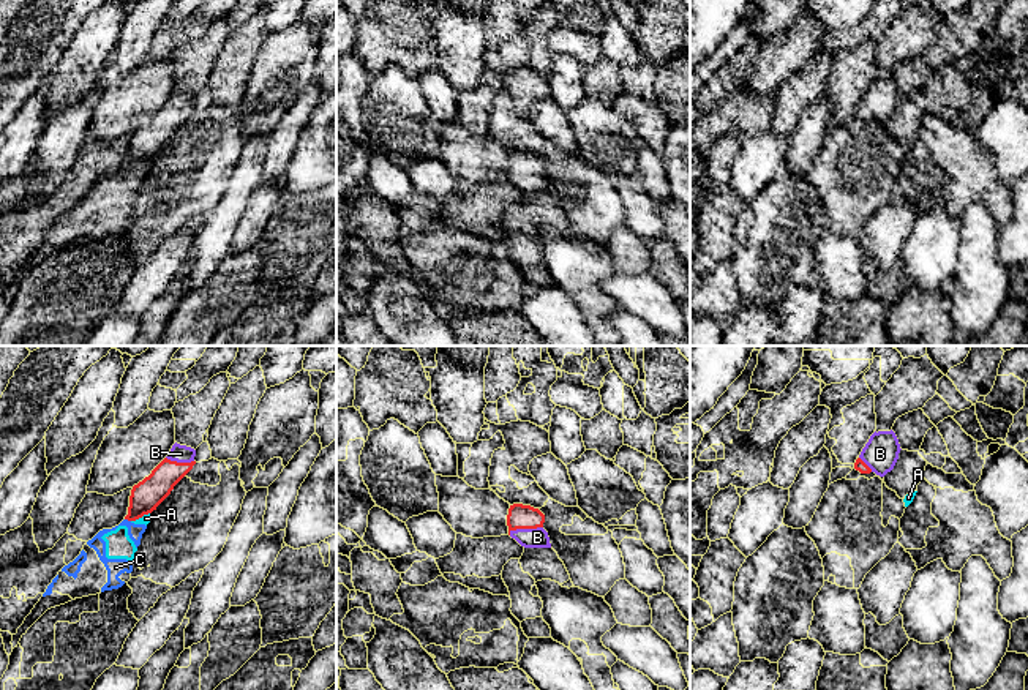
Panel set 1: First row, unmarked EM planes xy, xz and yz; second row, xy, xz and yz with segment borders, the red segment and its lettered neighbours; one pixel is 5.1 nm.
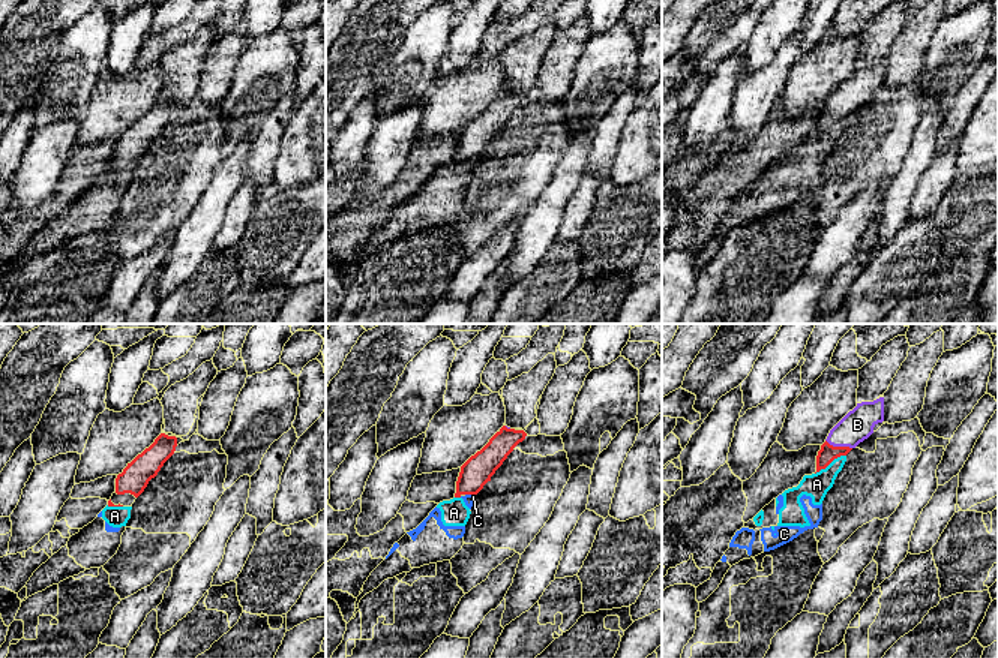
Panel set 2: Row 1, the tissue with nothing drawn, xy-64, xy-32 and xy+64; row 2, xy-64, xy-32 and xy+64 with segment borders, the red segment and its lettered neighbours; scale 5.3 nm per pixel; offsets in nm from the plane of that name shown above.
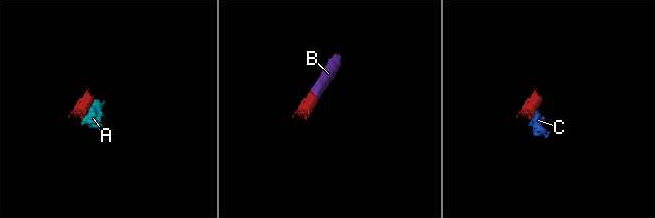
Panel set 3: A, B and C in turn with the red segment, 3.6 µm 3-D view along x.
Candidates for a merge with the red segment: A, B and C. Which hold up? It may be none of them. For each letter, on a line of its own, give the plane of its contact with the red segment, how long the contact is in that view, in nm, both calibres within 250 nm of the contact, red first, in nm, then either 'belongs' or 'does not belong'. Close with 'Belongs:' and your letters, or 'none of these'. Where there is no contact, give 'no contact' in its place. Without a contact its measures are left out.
A: contact in xy; length 110 nm; calibres 160 and 50 nm; does not belong
B: contact in xz; length 180 nm; calibres 130 and 100 nm; belongs
C: contact in xy; length 40 nm; calibres 160 and 90 nm; does not belong
Belongs: B

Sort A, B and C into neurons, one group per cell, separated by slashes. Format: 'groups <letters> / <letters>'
groups A C / B

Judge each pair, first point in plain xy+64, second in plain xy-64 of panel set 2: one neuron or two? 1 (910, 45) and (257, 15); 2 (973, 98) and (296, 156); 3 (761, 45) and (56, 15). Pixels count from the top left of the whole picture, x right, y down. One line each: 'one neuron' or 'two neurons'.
1: two neurons
2: two neurons
3: two neurons

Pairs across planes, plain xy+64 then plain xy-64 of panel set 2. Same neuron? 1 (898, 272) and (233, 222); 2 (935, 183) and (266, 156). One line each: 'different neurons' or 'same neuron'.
1: different neurons
2: different neurons

